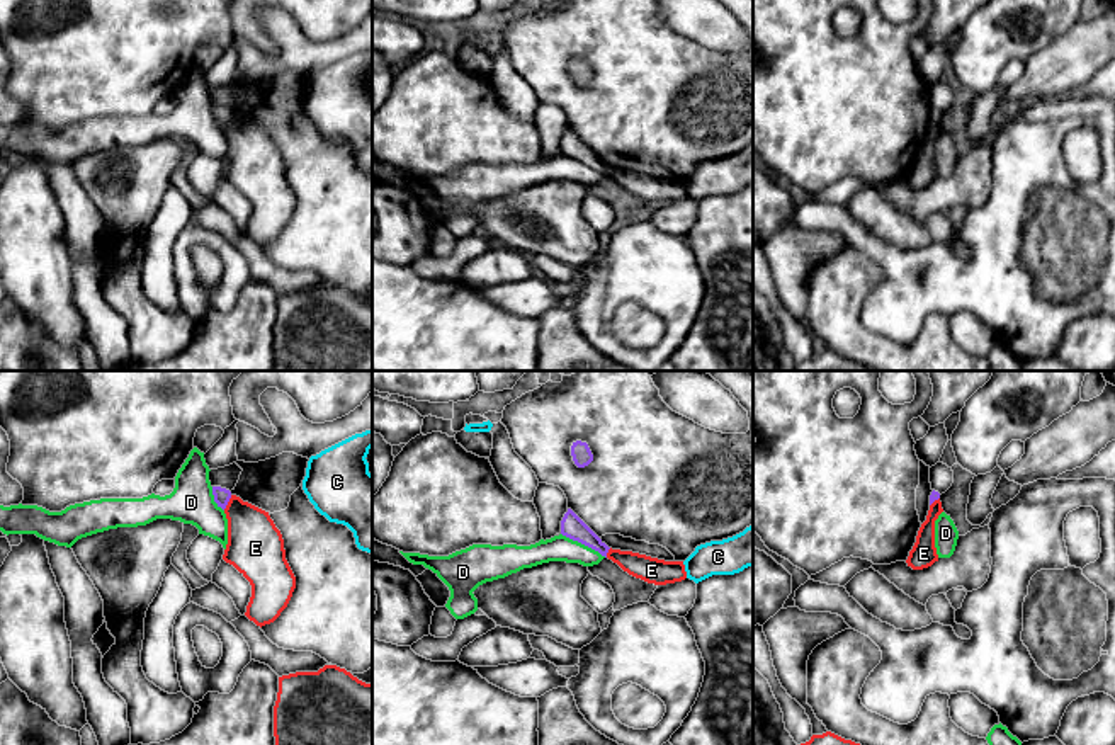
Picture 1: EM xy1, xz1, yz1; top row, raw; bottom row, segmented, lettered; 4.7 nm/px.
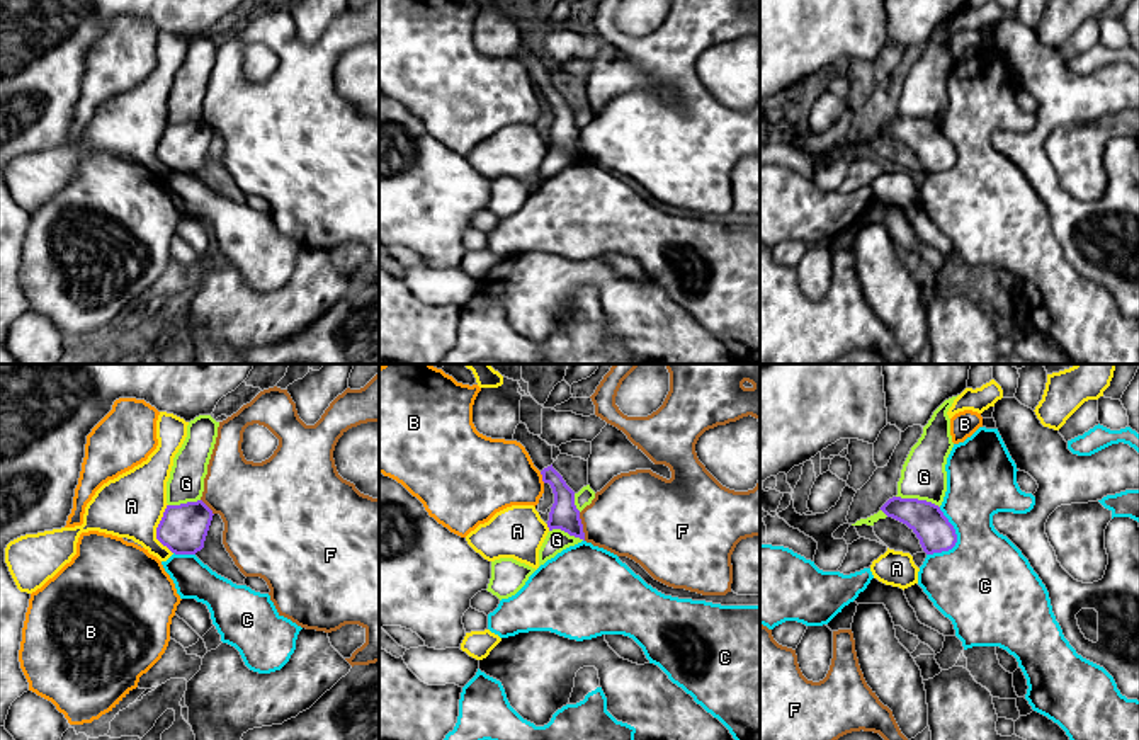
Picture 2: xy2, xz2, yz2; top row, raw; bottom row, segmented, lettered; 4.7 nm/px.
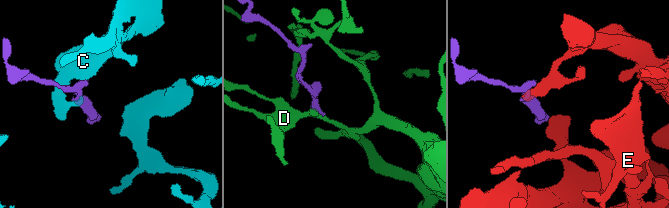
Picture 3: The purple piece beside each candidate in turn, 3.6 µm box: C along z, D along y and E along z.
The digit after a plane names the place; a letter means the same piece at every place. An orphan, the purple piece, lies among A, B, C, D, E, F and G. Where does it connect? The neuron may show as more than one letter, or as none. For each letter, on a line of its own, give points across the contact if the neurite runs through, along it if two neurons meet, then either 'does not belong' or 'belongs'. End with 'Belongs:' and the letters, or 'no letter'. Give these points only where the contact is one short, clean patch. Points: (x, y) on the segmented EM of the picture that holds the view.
A: does not belong
B: border along xz2 (539, 472), (544, 482); does not belong
C: does not belong
D: border along xz1 (561, 533), (605, 557); does not belong
E: border along xy1 (232, 495), (223, 509); does not belong
F: does not belong
G: does not belong
Belongs: no letter

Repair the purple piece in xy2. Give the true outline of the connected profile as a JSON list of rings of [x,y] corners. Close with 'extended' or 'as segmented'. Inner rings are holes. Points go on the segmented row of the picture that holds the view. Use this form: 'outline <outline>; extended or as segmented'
outline [[[202,500],[167,505],[156,539],[175,555],[196,555],[204,548],[212,515]]]; as segmented

